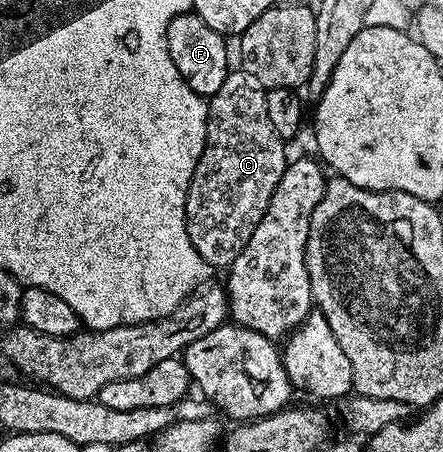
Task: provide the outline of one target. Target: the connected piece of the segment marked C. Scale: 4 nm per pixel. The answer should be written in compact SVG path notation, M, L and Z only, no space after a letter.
M231 70L224 78L224 86L220 86L220 90L216 90L216 94L208 100L204 150L188 186L186 229L200 258L204 258L204 262L208 262L214 270L229 269L236 254L244 250L248 238L252 238L252 230L256 230L260 218L264 218L264 210L268 210L268 202L272 202L272 190L276 190L276 182L280 182L280 174L284 174L288 163L287 145L278 137L276 130L272 130L272 122L268 119L267 91L253 74Z

